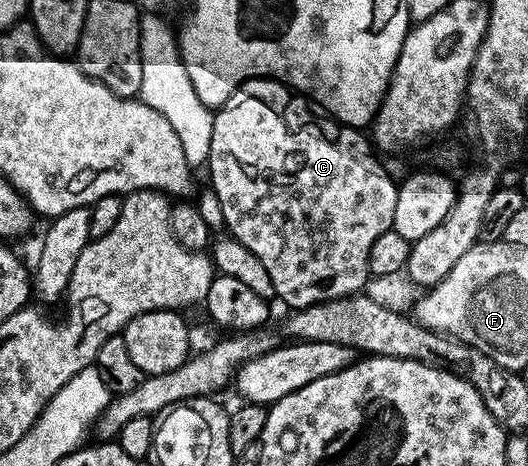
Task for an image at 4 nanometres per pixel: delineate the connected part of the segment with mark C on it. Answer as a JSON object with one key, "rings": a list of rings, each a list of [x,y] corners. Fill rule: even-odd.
{"rings":[[[251,79],[247,83],[242,83],[240,87],[237,88],[237,92],[230,99],[225,102],[224,107],[220,108],[214,114],[213,117],[213,132],[211,133],[211,153],[209,154],[209,161],[207,164],[207,172],[209,171],[209,179],[211,182],[211,190],[217,194],[219,197],[219,205],[223,209],[223,217],[225,218],[225,225],[228,234],[232,238],[238,239],[243,245],[247,245],[247,249],[251,249],[251,253],[255,253],[255,257],[259,257],[259,262],[262,263],[263,269],[267,269],[268,275],[271,277],[271,285],[275,285],[275,296],[278,300],[282,299],[283,302],[289,306],[289,309],[300,309],[302,307],[310,307],[316,303],[326,303],[332,299],[342,299],[348,295],[358,294],[362,290],[361,287],[365,282],[371,279],[369,274],[369,250],[371,245],[375,245],[375,240],[378,237],[383,237],[383,233],[393,230],[393,222],[395,221],[395,201],[397,200],[397,189],[398,184],[393,183],[391,176],[385,172],[385,167],[380,163],[379,160],[373,156],[373,151],[375,152],[374,144],[371,142],[370,136],[368,134],[362,133],[358,128],[346,127],[343,123],[338,123],[336,119],[332,117],[324,117],[325,119],[316,119],[311,112],[305,111],[305,107],[301,103],[288,103],[285,99],[277,99],[272,103],[271,100],[265,99],[261,100],[261,87],[263,87],[262,80]]]}

